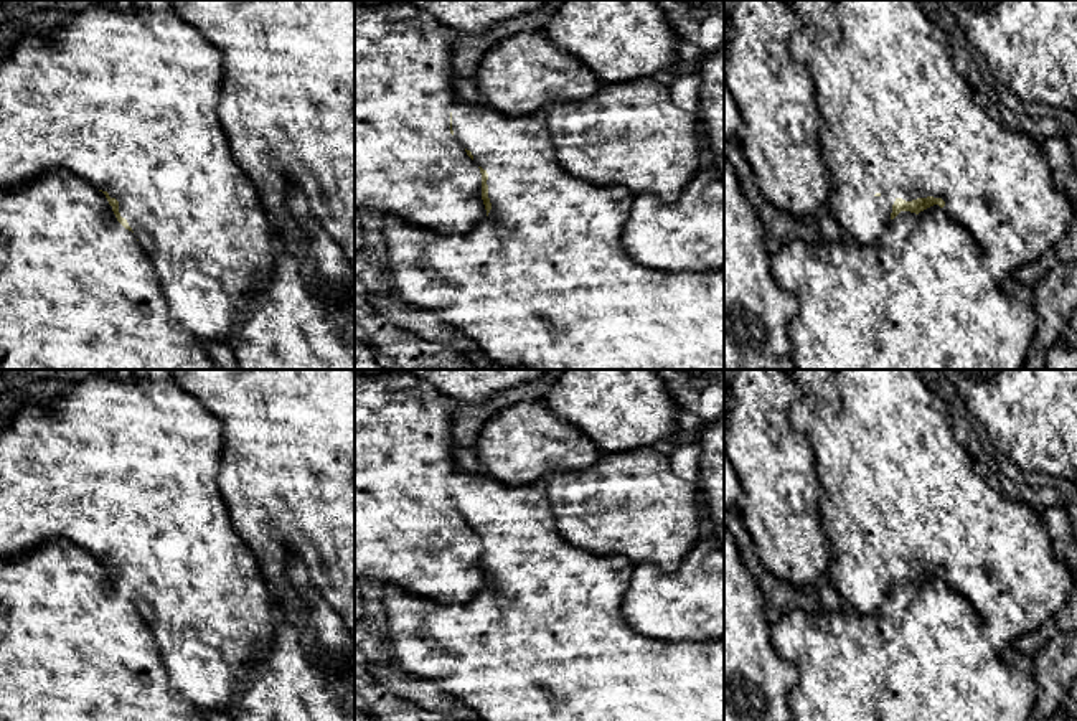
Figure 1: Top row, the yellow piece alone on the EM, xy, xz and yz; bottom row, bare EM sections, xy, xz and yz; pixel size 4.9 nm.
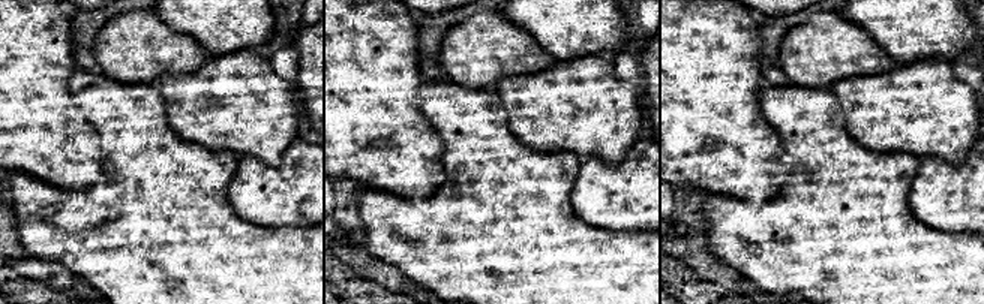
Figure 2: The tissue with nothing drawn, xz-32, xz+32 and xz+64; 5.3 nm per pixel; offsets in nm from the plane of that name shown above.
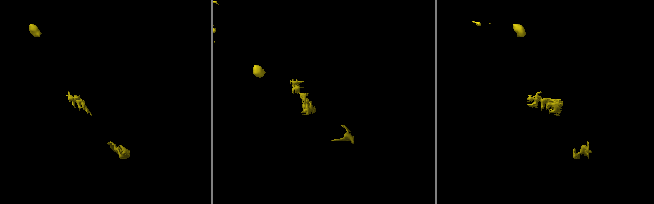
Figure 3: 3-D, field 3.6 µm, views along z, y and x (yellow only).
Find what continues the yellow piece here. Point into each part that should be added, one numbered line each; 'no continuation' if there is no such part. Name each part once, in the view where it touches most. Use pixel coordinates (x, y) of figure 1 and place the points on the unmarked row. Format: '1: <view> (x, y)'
1: yz (896, 485)

